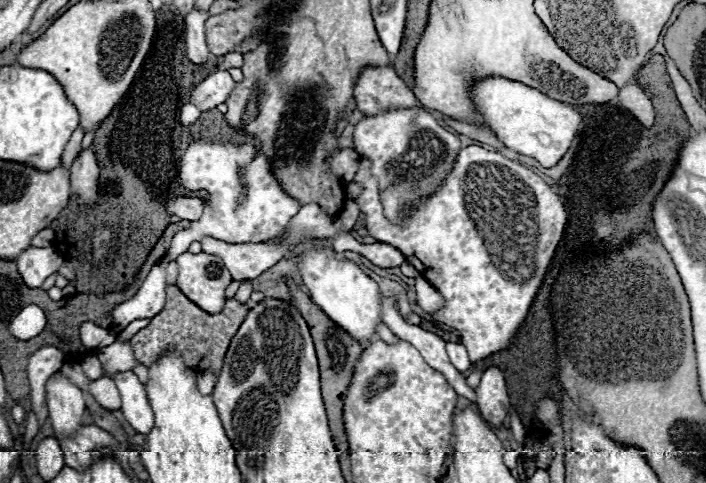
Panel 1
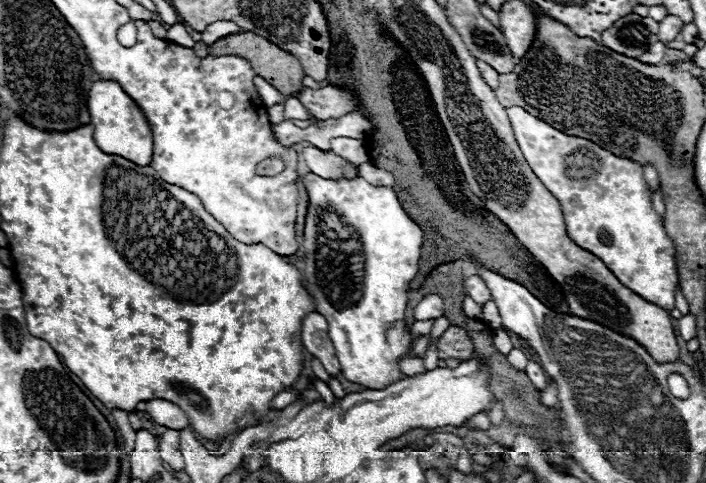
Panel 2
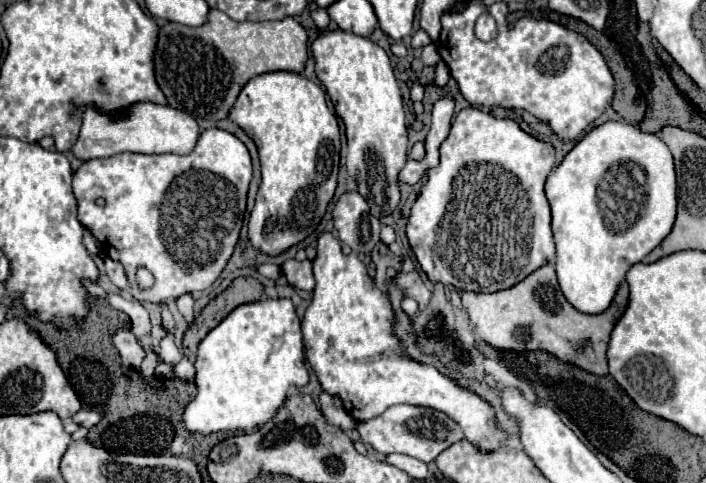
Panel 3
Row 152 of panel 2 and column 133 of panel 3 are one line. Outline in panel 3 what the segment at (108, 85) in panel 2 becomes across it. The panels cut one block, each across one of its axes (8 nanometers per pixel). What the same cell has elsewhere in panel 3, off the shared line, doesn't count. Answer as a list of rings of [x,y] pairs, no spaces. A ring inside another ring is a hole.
[[[152,102],[134,104],[120,118],[110,118],[94,108],[84,112],[84,124],[78,136],[78,142],[72,148],[72,154],[80,160],[106,158],[118,152],[138,152],[138,154],[188,154],[196,146],[200,128],[196,120],[170,106],[160,106]]]

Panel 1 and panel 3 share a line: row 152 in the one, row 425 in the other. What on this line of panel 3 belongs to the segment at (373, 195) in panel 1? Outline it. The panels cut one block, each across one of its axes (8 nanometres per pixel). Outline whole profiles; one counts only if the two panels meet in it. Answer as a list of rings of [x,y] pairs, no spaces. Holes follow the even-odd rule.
[[[330,232],[318,238],[314,266],[314,298],[302,318],[302,338],[306,360],[318,376],[324,392],[342,400],[344,410],[356,420],[372,420],[388,406],[412,404],[434,408],[456,420],[464,438],[480,452],[496,452],[506,444],[508,434],[498,426],[494,408],[476,392],[458,386],[450,376],[432,364],[420,364],[406,354],[404,344],[394,334],[396,314],[386,294],[376,288],[356,254],[344,254],[340,240]]]

